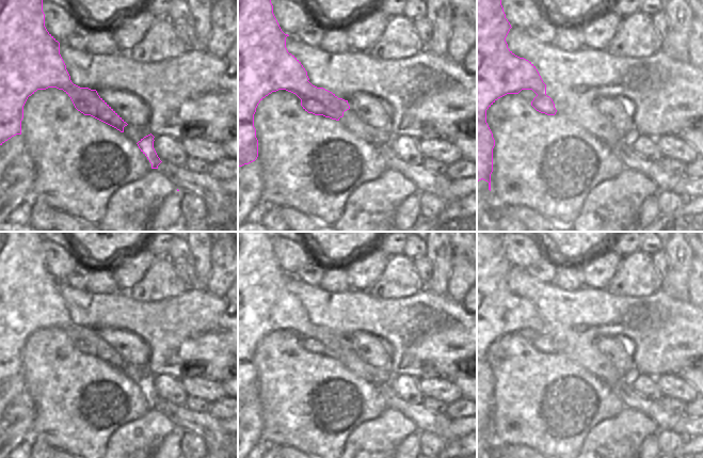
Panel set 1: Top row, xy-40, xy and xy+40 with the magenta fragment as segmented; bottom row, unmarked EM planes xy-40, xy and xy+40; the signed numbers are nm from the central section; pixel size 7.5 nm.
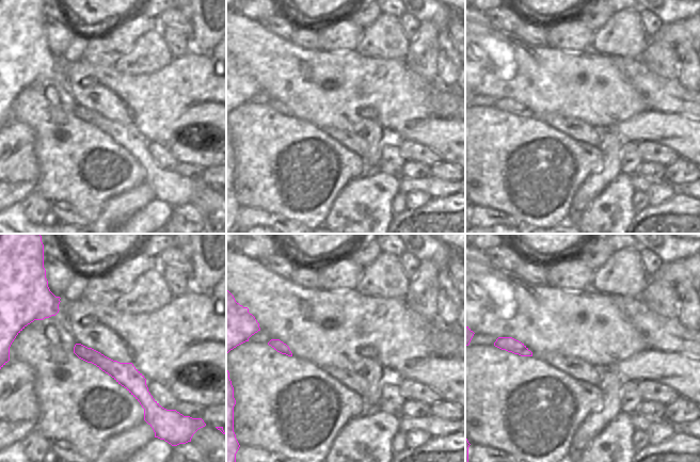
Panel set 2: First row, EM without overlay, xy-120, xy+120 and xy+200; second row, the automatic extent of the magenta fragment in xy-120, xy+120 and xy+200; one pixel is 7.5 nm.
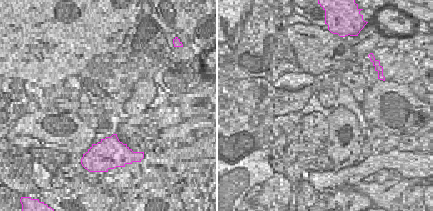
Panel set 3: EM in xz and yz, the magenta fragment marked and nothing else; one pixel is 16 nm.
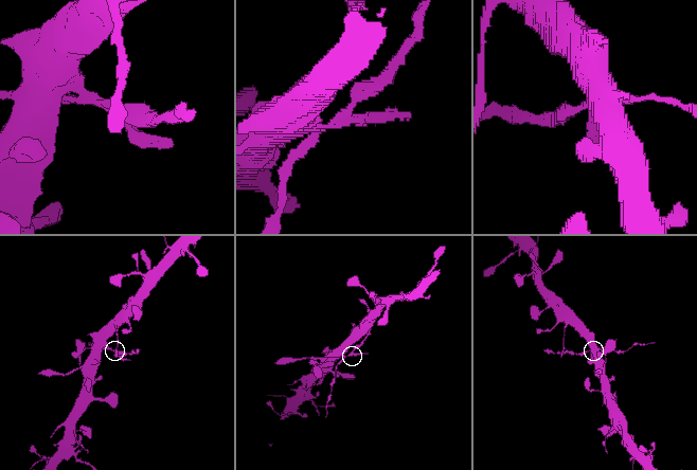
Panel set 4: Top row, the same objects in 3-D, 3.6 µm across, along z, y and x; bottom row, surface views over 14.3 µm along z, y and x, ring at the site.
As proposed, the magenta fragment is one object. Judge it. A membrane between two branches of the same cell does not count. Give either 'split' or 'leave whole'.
split

